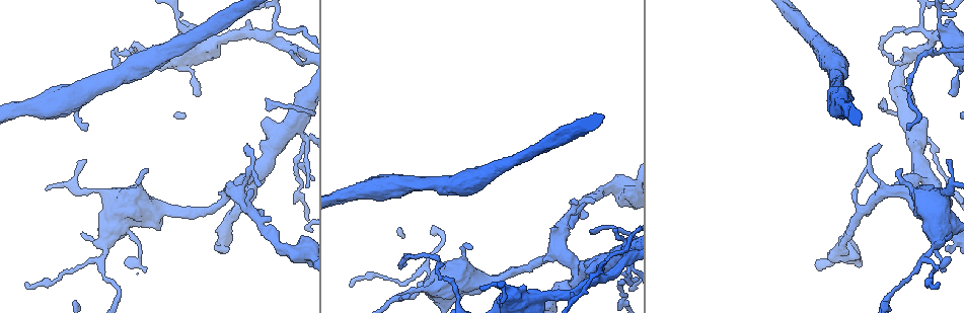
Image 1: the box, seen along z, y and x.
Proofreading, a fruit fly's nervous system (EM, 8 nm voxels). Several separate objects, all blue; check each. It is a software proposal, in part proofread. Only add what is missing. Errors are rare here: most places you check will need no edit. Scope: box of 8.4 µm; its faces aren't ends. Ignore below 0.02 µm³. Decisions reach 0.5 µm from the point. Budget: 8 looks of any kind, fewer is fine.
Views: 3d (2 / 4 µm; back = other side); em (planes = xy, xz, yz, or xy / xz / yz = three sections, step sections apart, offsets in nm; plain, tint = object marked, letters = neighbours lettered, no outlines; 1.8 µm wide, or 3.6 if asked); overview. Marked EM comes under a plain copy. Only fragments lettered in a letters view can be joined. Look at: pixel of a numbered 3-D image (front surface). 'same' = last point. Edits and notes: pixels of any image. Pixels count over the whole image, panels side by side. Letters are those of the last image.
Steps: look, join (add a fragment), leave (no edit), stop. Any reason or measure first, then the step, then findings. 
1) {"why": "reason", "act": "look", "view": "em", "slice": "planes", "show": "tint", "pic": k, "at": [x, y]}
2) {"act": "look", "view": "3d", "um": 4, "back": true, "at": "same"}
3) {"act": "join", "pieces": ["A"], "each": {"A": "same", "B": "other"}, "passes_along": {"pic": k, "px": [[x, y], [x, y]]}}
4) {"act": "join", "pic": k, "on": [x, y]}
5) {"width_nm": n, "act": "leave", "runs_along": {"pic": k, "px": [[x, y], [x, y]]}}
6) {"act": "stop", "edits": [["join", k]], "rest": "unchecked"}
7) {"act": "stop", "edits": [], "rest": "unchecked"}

{"why": "abrupt turn", "act": "look", "view": "em", "slice": "planes", "show": "letters", "pic": 1, "at": [183, 27]}

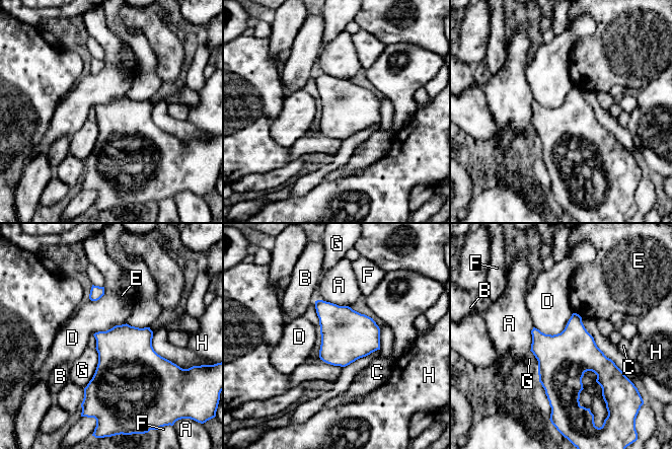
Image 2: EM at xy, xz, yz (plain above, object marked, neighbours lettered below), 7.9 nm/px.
{"width_nm": 380, "act": "leave", "each": {"A": "other", "B": "other", "C": "other", "D": "other", "E": "other", "F": "other", "G": "other", "H": "other"}, "border": {"pic": 2, "px": [[573, 312], [560, 332], [534, 327]]}, "found": "no lettered fragment goes on from it"}

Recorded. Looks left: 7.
{"why": "four-way junction", "act": "look", "view": "3d", "um": 2, "pic": 1, "at": [593, 280]}

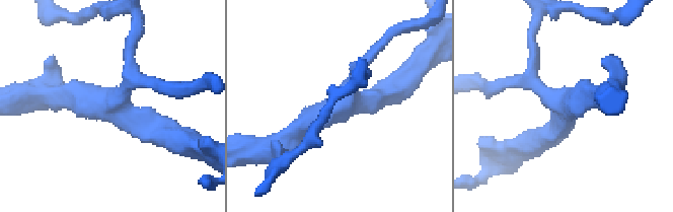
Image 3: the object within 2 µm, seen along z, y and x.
{"arms": 4, "act": "look", "view": "em", "um": 3.6, "slice": "planes", "show": "letters", "pic": 3, "at": [112, 105]}

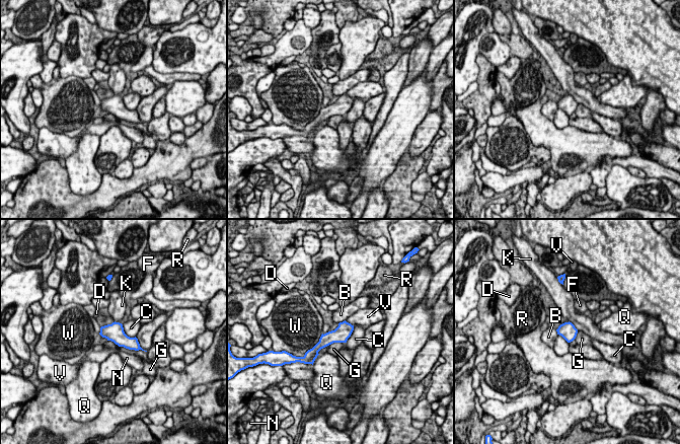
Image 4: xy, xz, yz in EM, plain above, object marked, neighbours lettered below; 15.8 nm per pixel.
{"act": "leave", "each": {"B": "other", "C": "other", "D": "other", "F": "other", "G": "other", "K": "other", "N": "other", "Q": "other", "R": "other", "V": "other", "W": "other"}, "border": {"pic": 4, "px": [[107, 340], [119, 346]]}, "found": "no lettered fragment goes on from it"}

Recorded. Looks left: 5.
{"why": "abrupt turn", "act": "look", "view": "em", "slice": "xz", "step": 16, "show": "letters", "pic": 1, "at": [115, 53]}

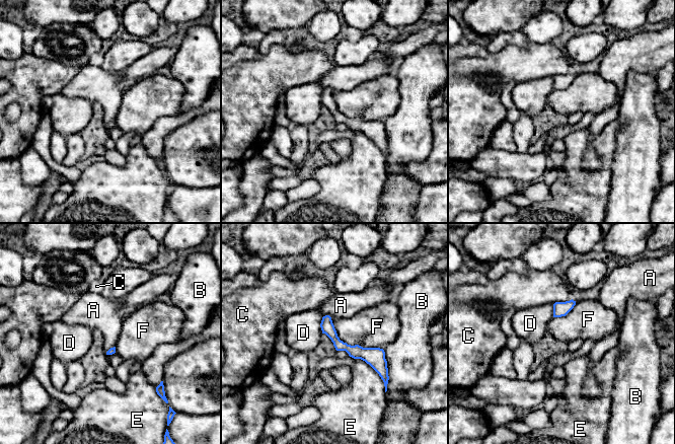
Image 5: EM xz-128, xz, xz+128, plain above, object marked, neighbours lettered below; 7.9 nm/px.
{"act": "leave", "each": {"A": "other", "B": "other", "C": "other", "D": "other", "E": "other", "F": "other"}, "runs_along": {"pic": 5, "px": [[324, 319], [343, 346], [384, 371]]}, "found": "no lettered fragment goes on from it"}

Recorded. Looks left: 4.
{"why": "branch stops here", "act": "look", "view": "3d", "um": 2, "pic": 1, "at": [216, 245]}

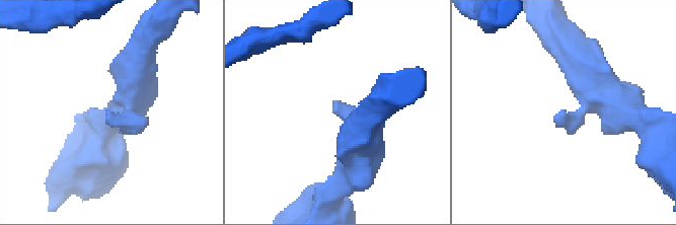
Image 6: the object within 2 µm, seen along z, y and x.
{"why": "now the EM", "act": "look", "view": "em", "slice": "planes", "show": "letters", "pic": 6, "at": [560, 110]}

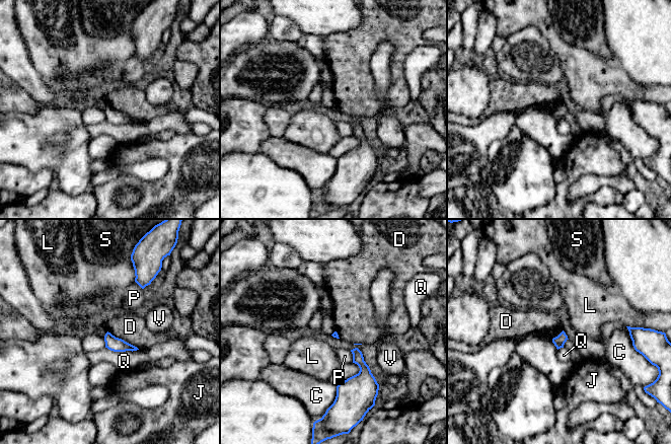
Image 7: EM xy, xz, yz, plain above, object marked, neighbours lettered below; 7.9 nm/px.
{"act": "leave", "each": {"C": "other", "D": "other", "J": "other", "L": "other", "P": "other", "Q": "other", "S": "other", "V": "other"}, "found": "no lettered fragment goes on from it"}

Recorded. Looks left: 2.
{"act": "stop", "edits": [], "rest": "unchecked"}

